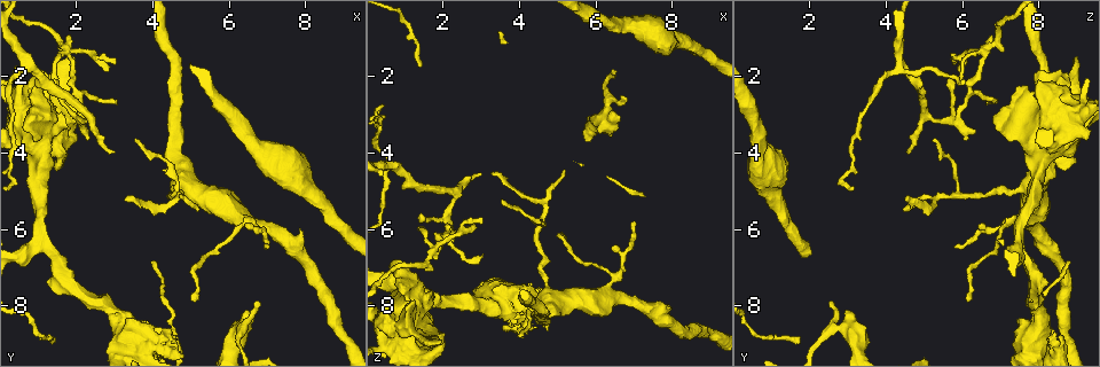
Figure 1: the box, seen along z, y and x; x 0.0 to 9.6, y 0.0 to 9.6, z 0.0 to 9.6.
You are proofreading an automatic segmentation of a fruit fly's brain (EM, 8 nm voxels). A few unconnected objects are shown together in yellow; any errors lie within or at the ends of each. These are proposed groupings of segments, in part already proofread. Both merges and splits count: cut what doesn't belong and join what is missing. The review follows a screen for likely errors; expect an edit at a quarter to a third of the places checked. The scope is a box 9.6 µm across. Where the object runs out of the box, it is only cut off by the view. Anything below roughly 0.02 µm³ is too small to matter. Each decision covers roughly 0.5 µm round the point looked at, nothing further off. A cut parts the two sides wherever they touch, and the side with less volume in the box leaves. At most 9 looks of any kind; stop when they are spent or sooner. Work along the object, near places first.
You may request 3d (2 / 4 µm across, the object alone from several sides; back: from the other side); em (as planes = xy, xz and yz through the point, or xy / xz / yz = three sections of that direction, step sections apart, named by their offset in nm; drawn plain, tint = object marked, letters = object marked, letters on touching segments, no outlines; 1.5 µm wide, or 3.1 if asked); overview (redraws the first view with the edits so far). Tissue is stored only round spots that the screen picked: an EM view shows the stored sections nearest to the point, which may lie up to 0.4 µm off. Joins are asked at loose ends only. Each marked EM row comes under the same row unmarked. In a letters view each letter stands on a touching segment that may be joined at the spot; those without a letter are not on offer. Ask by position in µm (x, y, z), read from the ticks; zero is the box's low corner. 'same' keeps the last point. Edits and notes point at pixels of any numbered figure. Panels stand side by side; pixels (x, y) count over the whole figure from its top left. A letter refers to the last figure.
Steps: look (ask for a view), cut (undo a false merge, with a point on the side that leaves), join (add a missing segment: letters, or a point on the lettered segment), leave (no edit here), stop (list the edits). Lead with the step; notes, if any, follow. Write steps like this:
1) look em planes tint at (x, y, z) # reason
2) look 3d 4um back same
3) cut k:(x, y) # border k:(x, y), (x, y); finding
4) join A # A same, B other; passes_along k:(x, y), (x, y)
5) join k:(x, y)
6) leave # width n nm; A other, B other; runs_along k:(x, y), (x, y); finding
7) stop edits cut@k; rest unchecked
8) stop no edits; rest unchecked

look 3d 2um at (3.50, 3.60, 5.20) # branch stops here

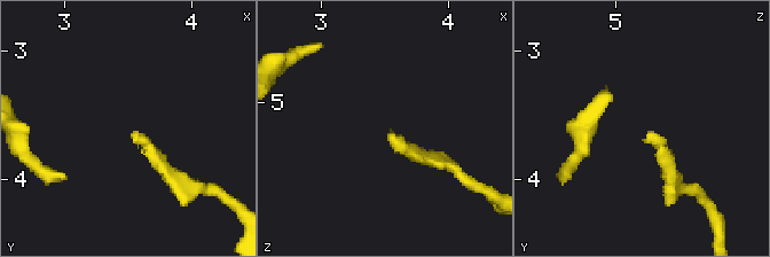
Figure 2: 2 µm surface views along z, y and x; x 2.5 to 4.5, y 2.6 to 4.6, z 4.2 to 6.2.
look em xy step 4 tint at (3.54, 3.62, 5.26) # need the tissue

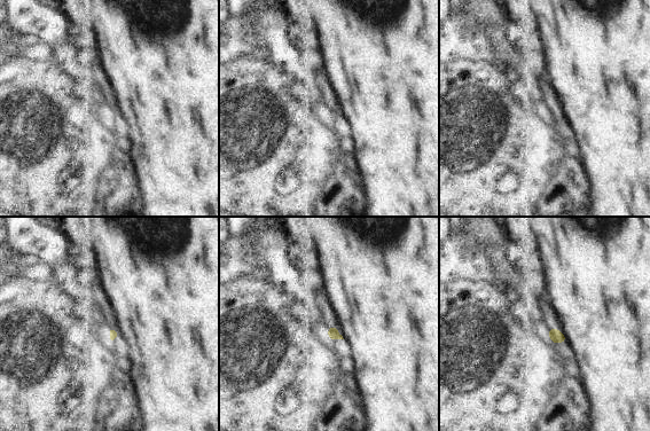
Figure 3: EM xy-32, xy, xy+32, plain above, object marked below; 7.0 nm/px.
look em planes letters same

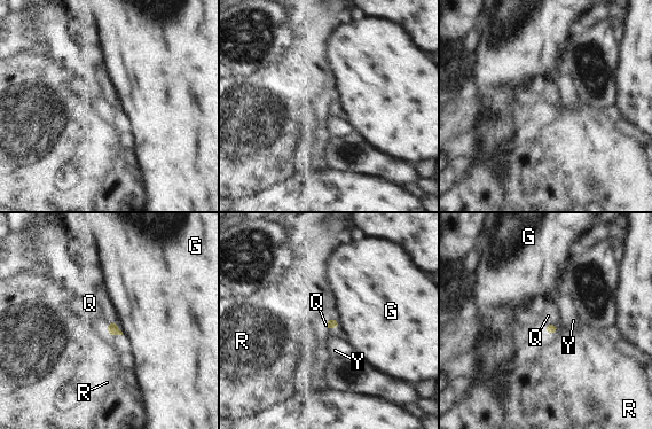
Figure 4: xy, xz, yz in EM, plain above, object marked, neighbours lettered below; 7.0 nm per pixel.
leave # G other, Q other, R other, Y other; border 4:(115, 320), (107, 325); none of them fits

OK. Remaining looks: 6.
look em planes letters at (1.80, 1.35, 6.60) # arms part here

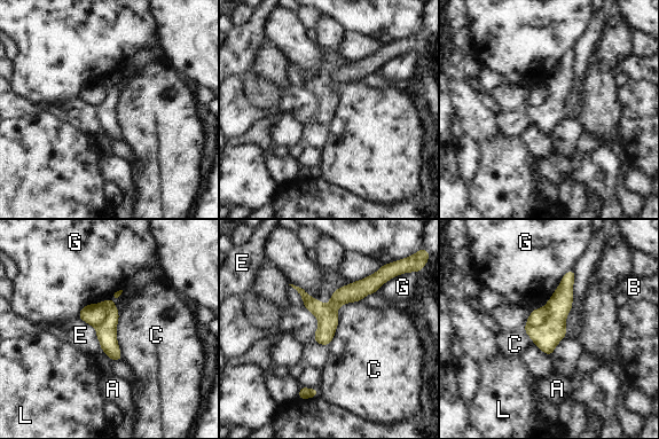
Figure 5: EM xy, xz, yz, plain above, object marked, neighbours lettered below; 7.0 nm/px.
cut 5:(538, 316) # A other, B other, C other, E other, G other, L other; border 5:(548, 310), (541, 323), (525, 328); a second neuron is stuck on

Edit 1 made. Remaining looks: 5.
look overview # see it whole again

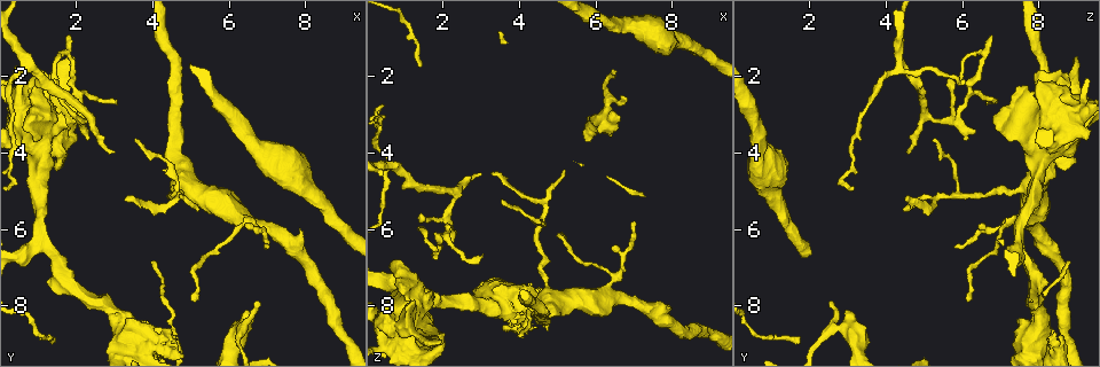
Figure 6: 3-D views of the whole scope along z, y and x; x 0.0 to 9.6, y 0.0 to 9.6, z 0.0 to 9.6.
look em xy step 4 tint at (6.30, 8.55, 2.95) # sudden change in width

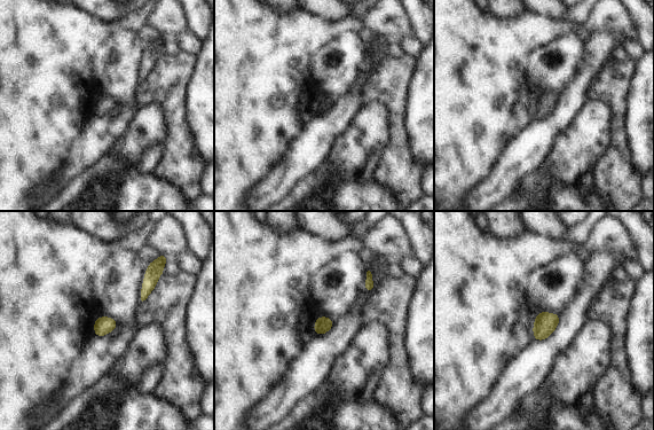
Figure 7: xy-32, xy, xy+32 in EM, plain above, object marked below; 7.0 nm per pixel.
look em xy step 4 letters same # what lies round it

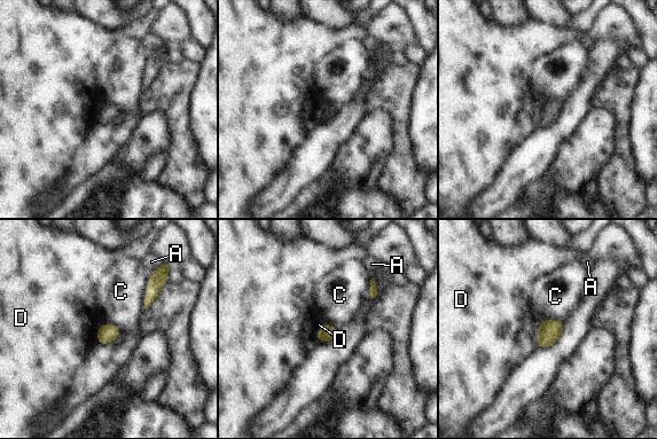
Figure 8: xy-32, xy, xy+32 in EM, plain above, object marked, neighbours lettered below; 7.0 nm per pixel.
cut 8:(323, 336) # longest_contact C 260 nm; A other, C other, D other; border 8:(320, 328), (337, 331); a second neuron is stuck on

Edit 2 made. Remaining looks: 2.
stop edits cut@5, cut@8; rest unchecked

